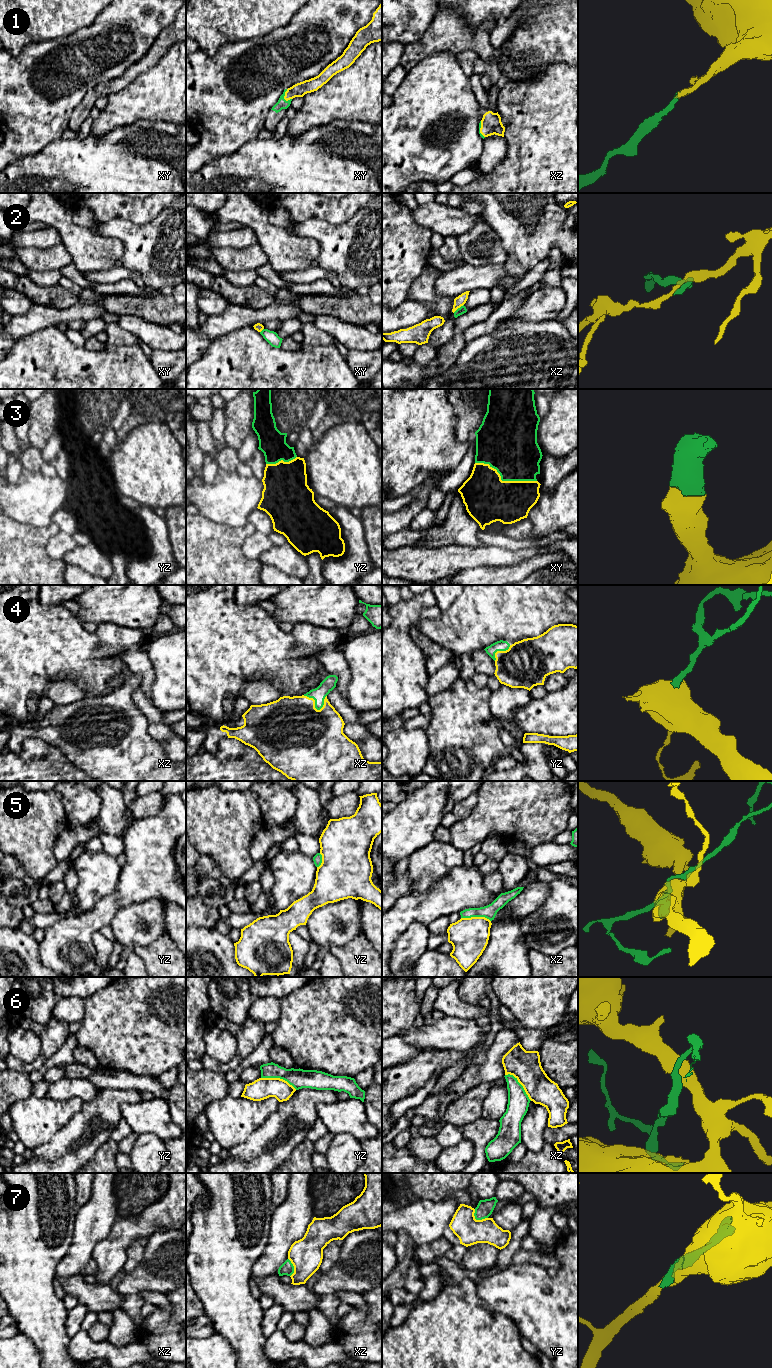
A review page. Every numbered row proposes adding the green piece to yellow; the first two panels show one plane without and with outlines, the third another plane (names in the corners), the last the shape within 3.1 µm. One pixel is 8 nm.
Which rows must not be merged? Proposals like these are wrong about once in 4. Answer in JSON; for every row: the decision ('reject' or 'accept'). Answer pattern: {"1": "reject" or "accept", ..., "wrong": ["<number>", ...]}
{"1": "accept", "2": "accept", "3": "accept", "4": "accept", "5": "reject", "6": "reject", "7": "reject", "wrong": ["5", "6", "7"]}

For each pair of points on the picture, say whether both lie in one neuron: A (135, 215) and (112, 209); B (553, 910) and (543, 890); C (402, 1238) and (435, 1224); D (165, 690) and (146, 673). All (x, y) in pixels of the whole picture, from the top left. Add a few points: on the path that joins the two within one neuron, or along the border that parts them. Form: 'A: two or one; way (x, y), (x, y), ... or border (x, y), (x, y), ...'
A: one; way (129, 209), (118, 209)
B: two; border (549, 883), (548, 896), (530, 913)
C: two; border (395, 1231), (404, 1230), (416, 1246)
D: two; border (148, 656), (153, 669), (150, 697)

